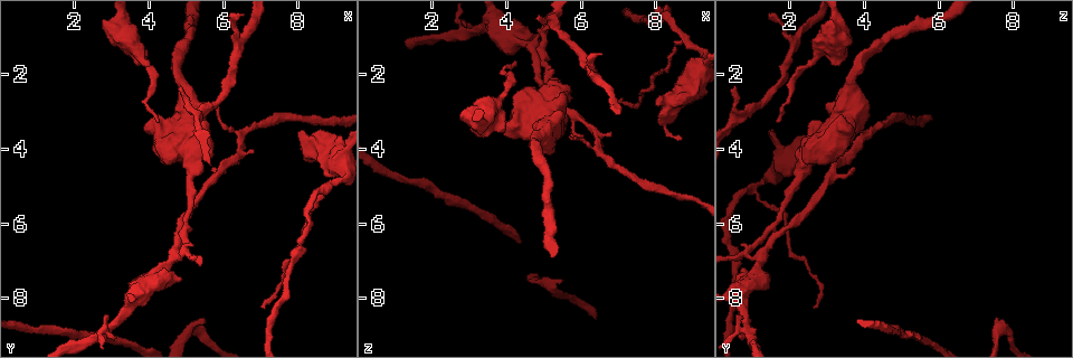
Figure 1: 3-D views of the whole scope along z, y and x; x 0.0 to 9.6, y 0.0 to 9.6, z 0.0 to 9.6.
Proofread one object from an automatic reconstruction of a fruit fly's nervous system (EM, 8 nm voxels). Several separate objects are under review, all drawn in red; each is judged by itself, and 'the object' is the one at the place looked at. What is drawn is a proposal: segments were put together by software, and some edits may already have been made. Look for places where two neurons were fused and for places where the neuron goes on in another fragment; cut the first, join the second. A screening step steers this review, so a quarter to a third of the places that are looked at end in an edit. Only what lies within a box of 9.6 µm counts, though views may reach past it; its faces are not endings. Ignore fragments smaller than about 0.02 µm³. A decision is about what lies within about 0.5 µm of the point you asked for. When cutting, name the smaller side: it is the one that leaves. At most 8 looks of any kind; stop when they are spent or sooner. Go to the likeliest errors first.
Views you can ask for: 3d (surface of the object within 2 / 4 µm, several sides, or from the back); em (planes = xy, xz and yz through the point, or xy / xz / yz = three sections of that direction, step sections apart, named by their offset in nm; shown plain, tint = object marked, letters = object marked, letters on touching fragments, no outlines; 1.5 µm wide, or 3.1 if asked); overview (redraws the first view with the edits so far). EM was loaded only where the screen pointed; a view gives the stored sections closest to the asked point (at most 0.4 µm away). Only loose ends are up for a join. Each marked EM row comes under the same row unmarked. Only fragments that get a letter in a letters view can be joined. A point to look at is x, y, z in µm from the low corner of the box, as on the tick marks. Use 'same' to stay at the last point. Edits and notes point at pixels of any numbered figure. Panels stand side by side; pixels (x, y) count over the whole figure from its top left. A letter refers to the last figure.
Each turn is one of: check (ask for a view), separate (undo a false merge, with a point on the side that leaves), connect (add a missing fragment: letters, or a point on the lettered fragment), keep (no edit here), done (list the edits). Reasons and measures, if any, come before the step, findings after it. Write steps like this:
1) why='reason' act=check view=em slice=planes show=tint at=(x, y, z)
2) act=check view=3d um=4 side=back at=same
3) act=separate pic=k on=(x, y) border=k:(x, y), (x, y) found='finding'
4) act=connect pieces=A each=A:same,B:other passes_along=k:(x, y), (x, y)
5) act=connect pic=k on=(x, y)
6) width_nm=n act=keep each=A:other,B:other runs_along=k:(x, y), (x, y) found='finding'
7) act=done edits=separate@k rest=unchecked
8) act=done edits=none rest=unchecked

why='sharp bend' act=check view=3d um=4 at=(4.30, 7.30, 1.10)

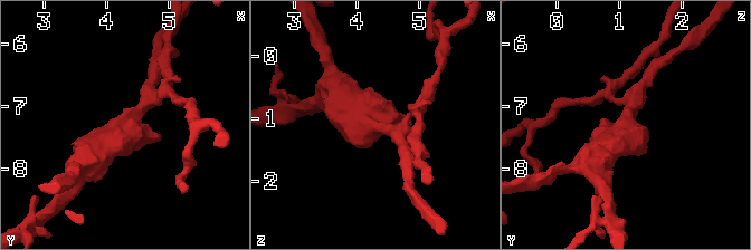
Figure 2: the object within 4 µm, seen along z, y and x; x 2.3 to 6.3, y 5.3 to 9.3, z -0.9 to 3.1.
why='need the tissue' act=check view=em slice=planes show=letters at=(4.25, 7.35, 1.15)

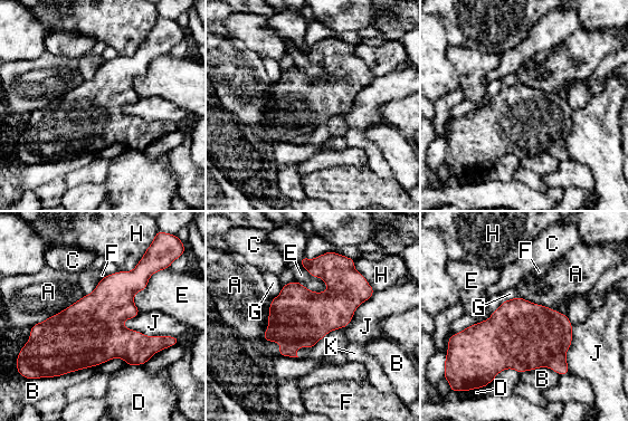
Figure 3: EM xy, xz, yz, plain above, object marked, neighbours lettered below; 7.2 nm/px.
act=keep each=A:other,B:other,C:other,D:other,E:other,F:other,G:other,H:other,J:other,K:other found='one neuron here'

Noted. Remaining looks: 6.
why='branch stops here' act=check view=em slice=planes show=letters at=(6.00, 4.60, 3.70)

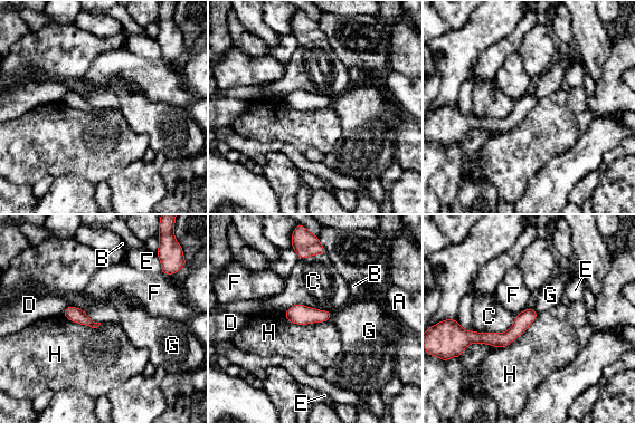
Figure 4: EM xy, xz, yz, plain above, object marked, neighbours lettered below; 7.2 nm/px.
act=keep each=A:other,B:other,C:other,D:other,E:other,F:other,G:other,H:other found='no lettered fragment goes on from it'

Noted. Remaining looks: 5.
why='thick end' act=check view=3d um=4 at=(5.40, 2.90, 2.95)

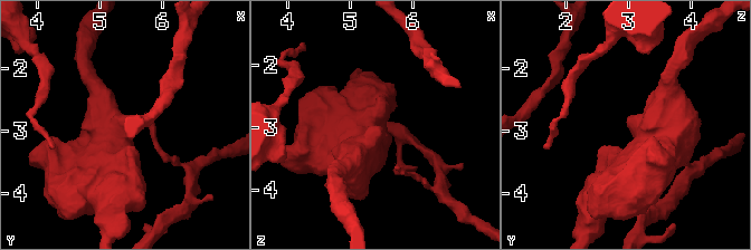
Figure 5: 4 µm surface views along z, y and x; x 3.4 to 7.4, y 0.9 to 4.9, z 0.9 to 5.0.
why='need the tissue' act=check view=em slice=xy step=8 show=tint at=(5.50, 2.85, 2.95)

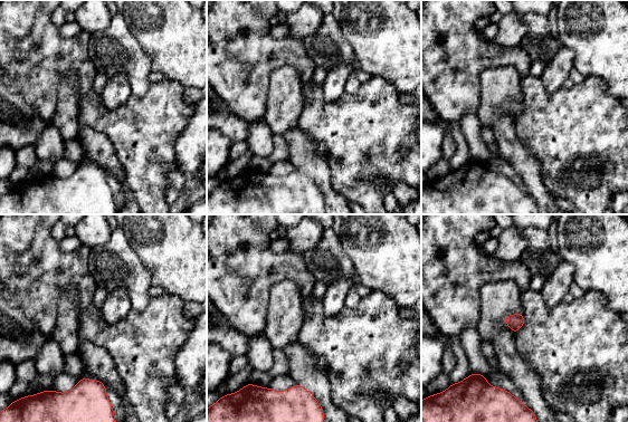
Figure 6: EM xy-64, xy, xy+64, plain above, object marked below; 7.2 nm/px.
why='cut it another way' act=check view=em slice=yz step=4 show=letters at=same

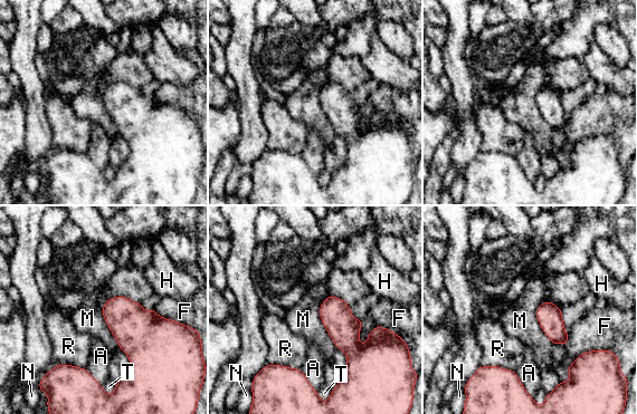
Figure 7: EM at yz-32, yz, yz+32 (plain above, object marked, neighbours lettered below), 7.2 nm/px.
act=keep each=A:other,F:other,H:other,M:other,N:other,R:other,T:other found='none of them fits'

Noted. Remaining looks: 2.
act=done edits=none rest=unchecked

